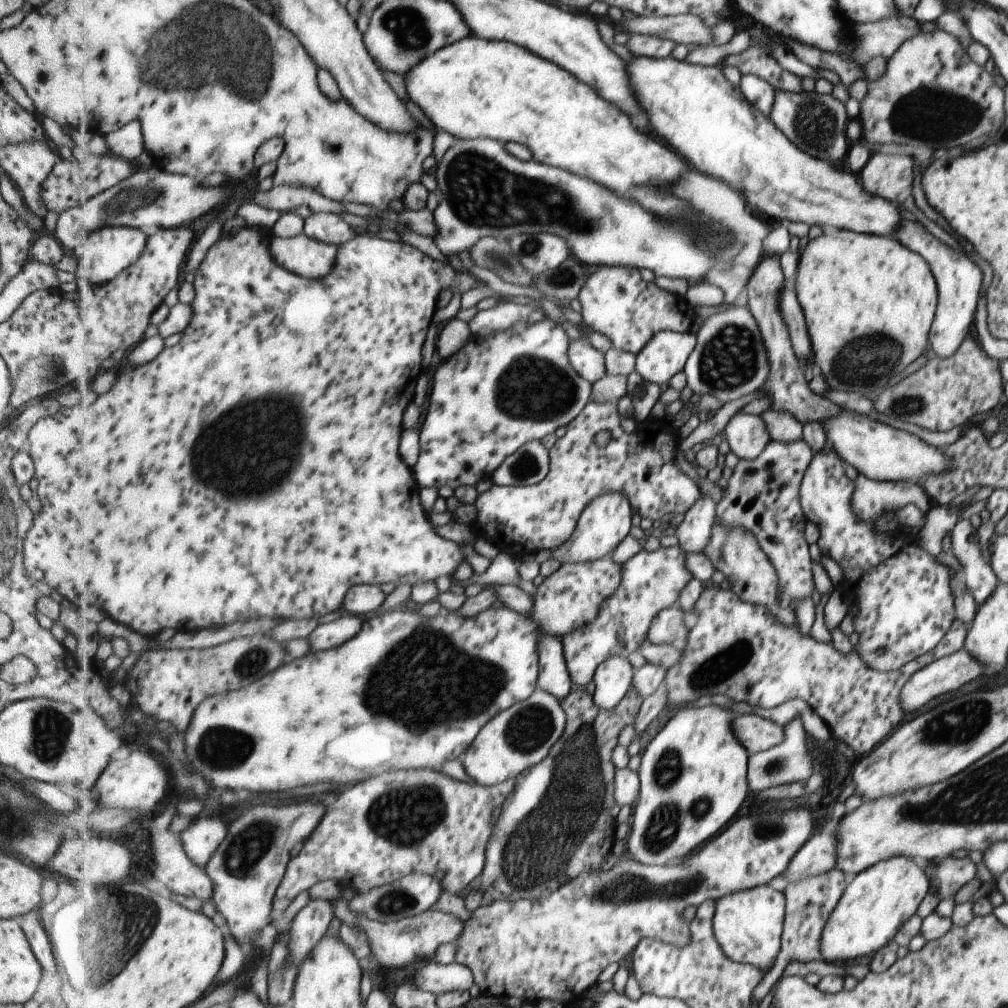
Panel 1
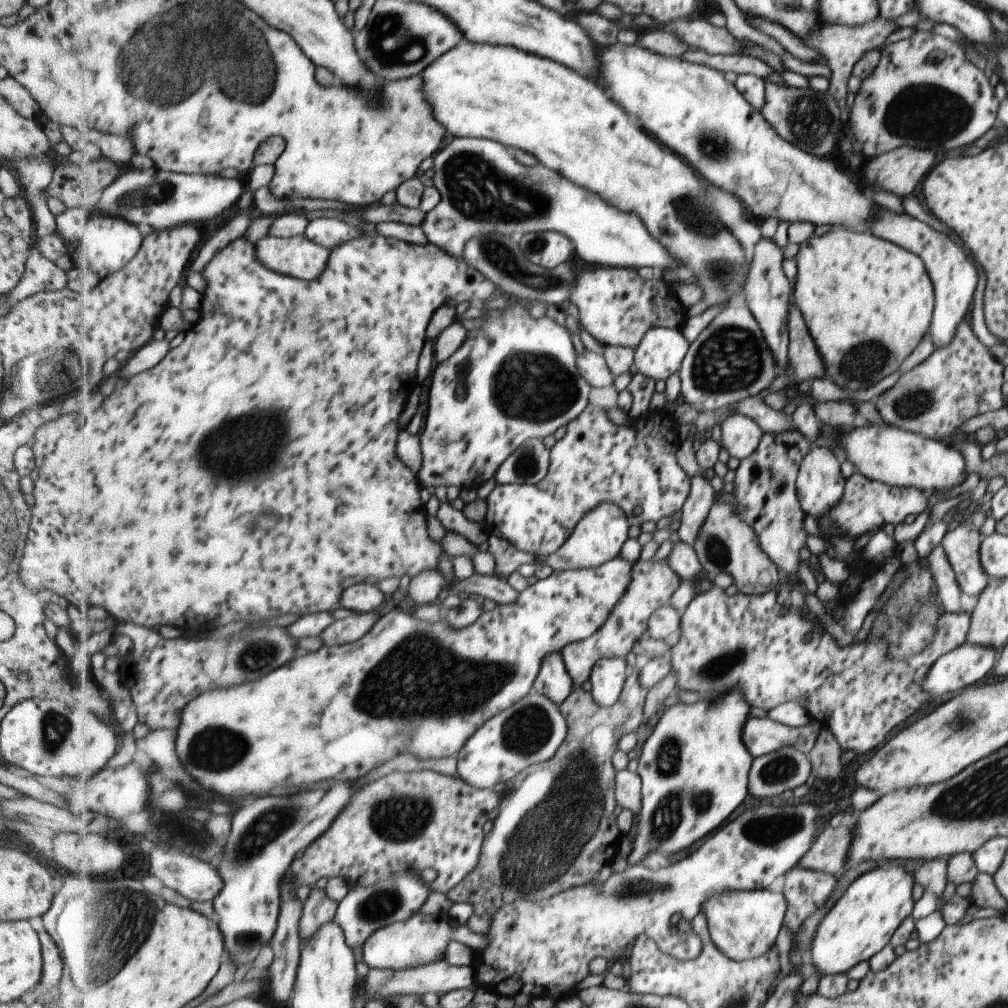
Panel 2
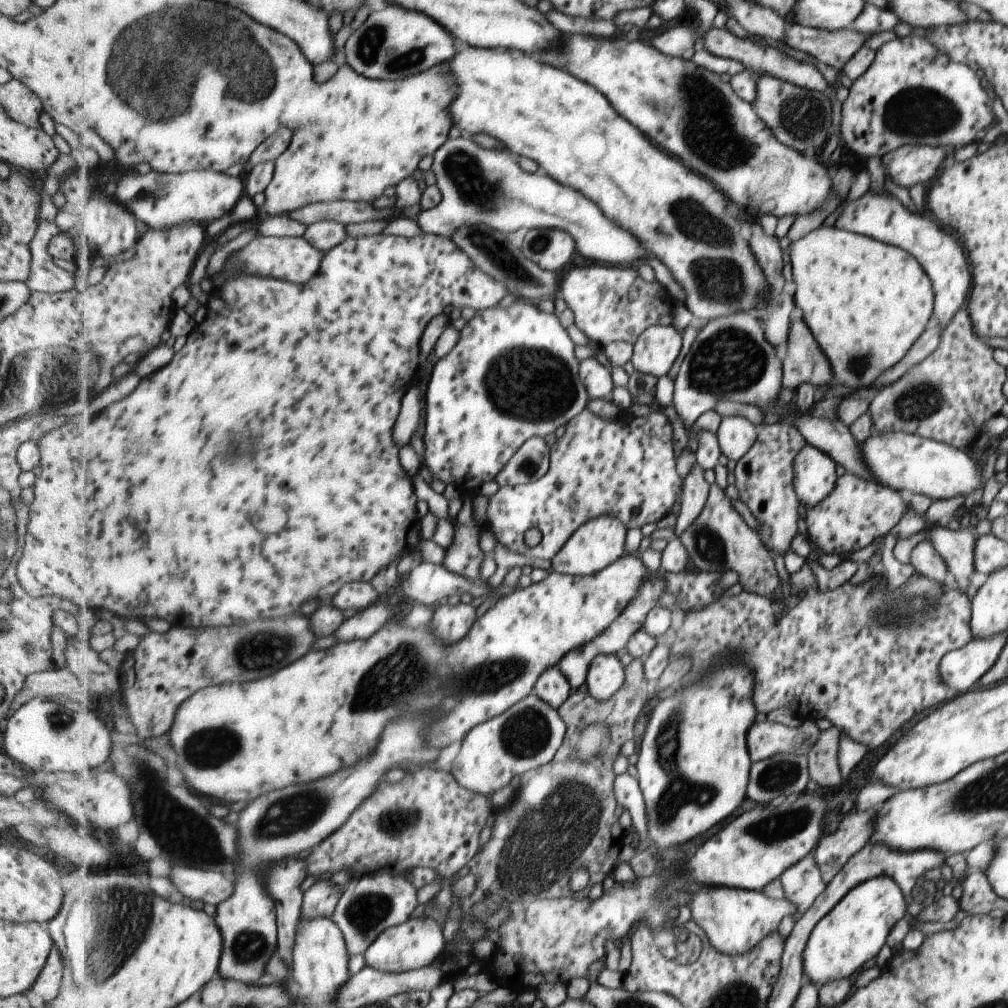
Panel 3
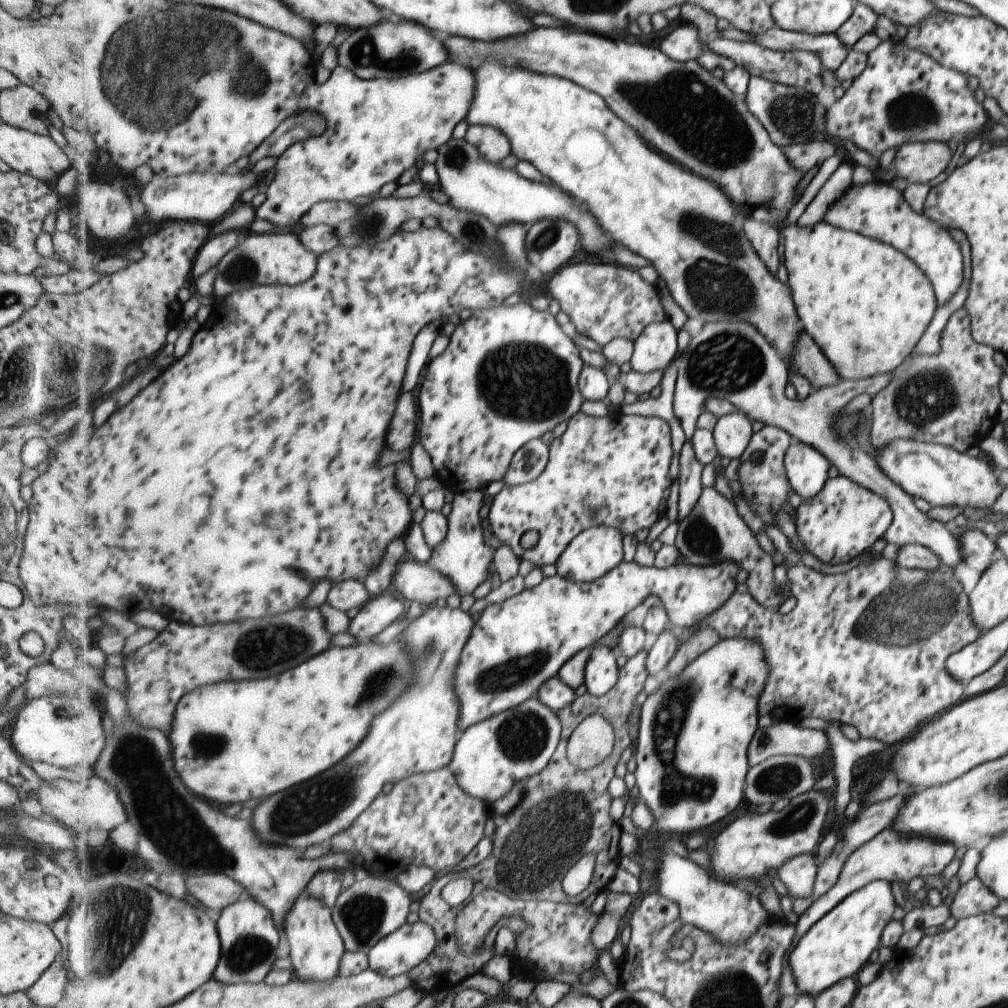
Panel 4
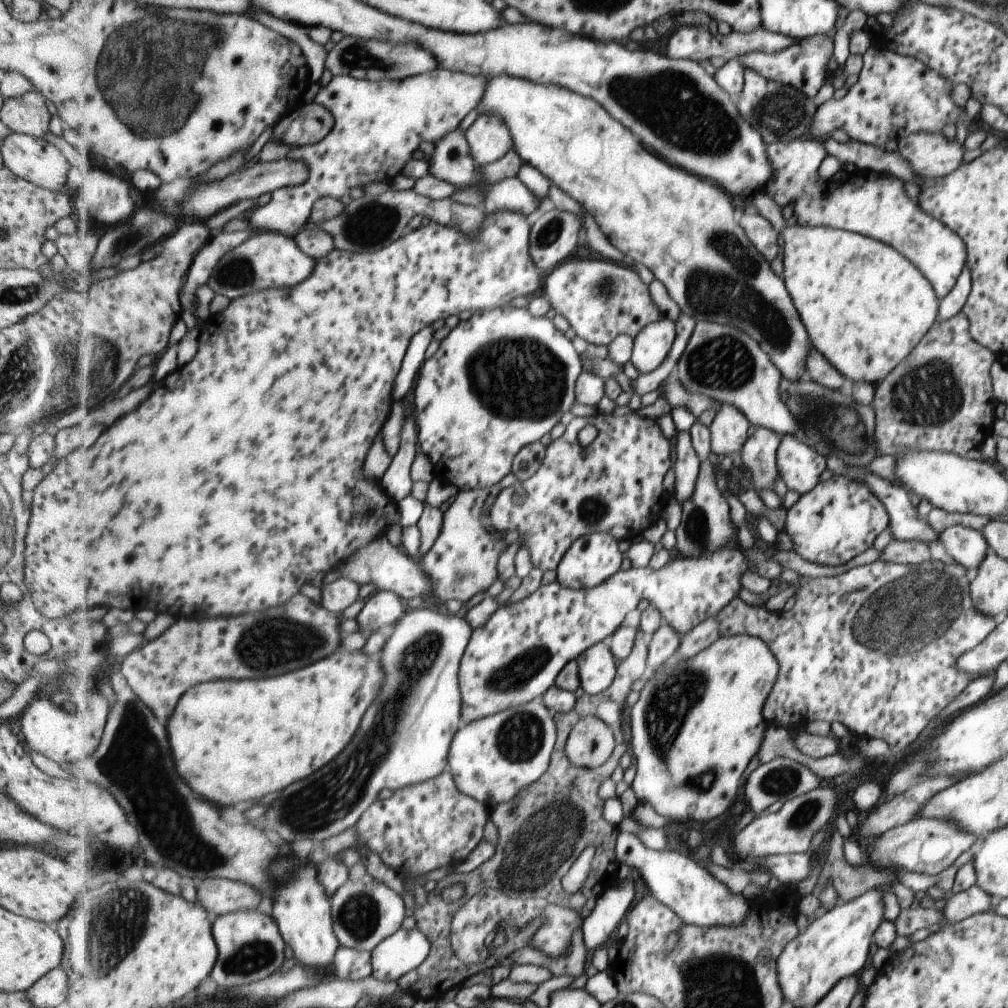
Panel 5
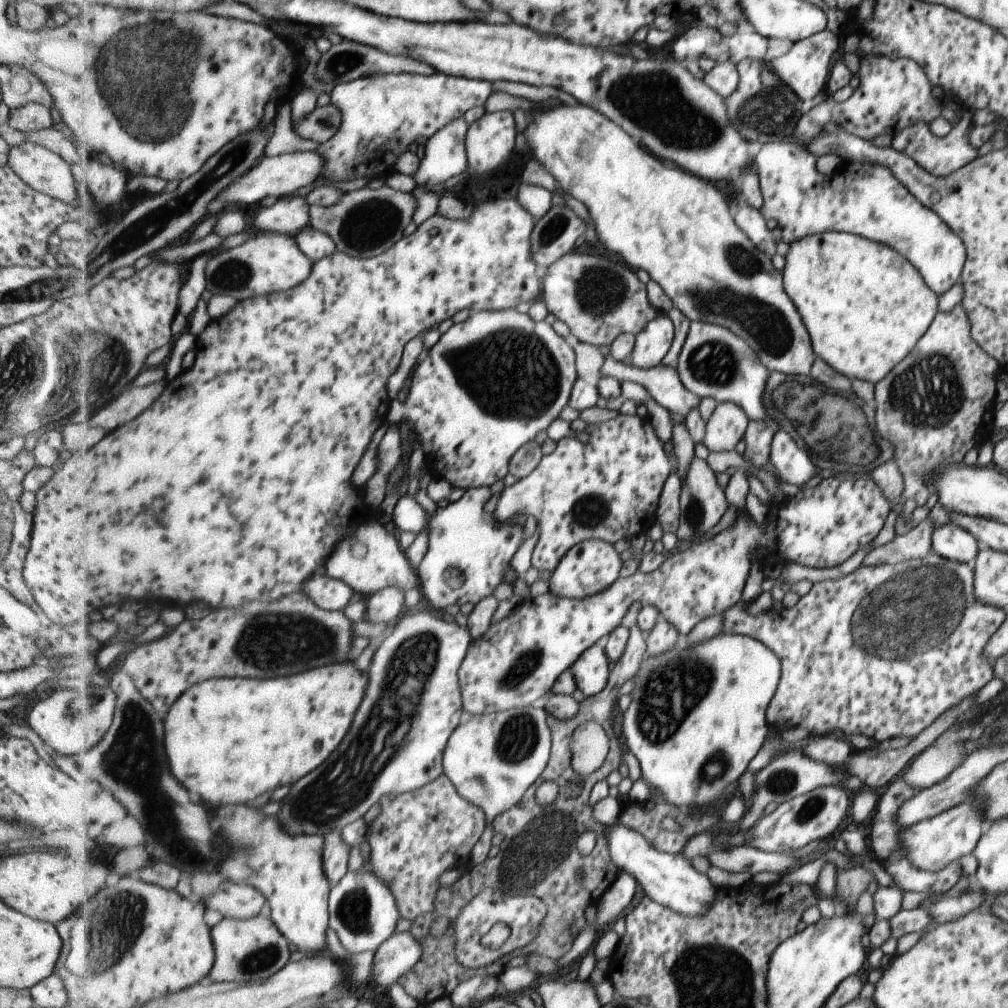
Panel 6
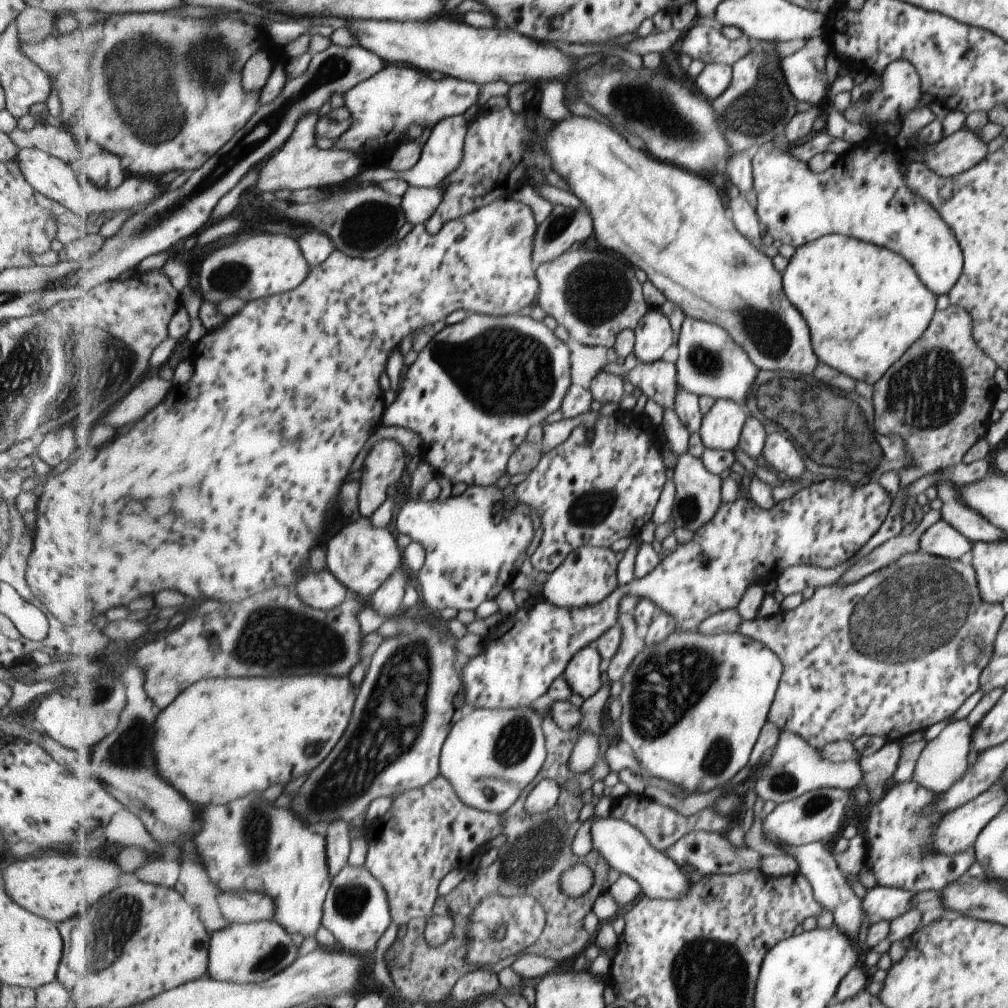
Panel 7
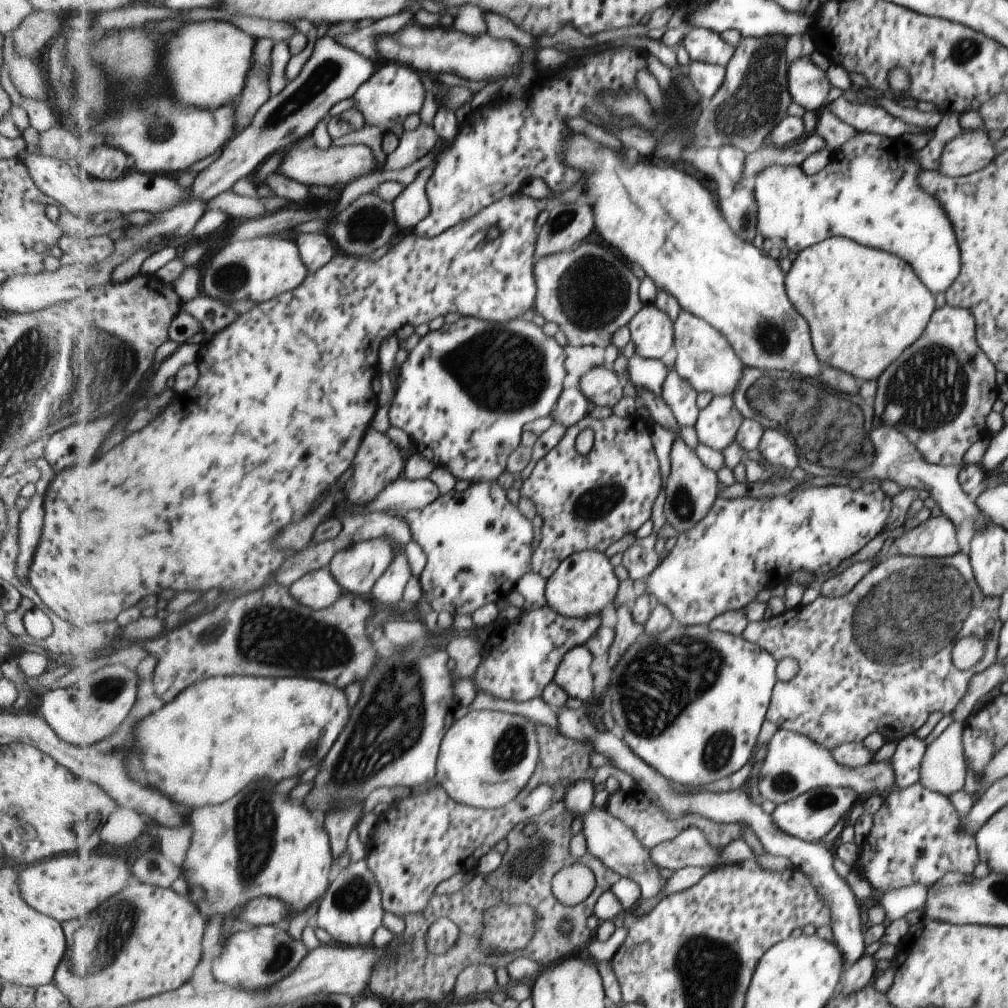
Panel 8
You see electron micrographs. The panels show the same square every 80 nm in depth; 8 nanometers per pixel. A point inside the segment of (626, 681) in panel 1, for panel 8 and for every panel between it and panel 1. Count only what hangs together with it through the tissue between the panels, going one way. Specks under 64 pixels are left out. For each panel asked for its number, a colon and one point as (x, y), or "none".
2: (609, 676)
3: (607, 674)
4: (602, 671)
5: (597, 667)
6: (592, 672)
7: (584, 674)
8: (574, 674)

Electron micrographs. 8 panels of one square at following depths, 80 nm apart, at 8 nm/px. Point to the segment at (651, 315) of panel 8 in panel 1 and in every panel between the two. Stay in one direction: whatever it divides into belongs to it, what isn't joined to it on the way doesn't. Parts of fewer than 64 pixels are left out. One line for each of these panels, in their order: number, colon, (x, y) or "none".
1: (667, 353)
2: (661, 352)
3: (655, 352)
4: (656, 348)
5: (653, 346)
6: (654, 343)
7: (655, 335)

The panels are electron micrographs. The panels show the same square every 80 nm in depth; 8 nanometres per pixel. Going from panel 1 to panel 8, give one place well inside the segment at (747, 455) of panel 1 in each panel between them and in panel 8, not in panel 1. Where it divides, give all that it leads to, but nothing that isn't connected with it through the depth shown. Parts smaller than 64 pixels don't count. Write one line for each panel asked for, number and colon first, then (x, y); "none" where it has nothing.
2: (740, 436)
3: (736, 434)
4: (732, 432)
5: (729, 429)
6: (727, 425)
7: (722, 427)
8: (719, 423)

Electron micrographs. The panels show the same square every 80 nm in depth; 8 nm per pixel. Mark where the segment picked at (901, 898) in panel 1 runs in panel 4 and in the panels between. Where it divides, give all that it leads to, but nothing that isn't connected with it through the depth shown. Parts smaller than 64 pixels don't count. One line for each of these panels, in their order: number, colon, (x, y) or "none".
2: (863, 919)
3: (853, 930)
4: (838, 944)

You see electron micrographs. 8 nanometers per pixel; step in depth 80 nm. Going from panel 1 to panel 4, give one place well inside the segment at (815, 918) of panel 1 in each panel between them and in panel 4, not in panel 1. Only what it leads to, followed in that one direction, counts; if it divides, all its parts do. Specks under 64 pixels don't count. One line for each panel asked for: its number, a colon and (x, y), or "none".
2: (804, 890)
3: (802, 883)
4: (797, 874)

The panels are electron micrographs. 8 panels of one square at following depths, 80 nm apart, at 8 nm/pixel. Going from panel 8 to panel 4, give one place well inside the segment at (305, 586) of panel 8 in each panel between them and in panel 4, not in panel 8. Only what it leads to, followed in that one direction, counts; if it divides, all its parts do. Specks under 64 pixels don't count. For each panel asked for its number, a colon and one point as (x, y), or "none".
4: (348, 594)
5: (336, 597)
6: (331, 594)
7: (321, 589)

